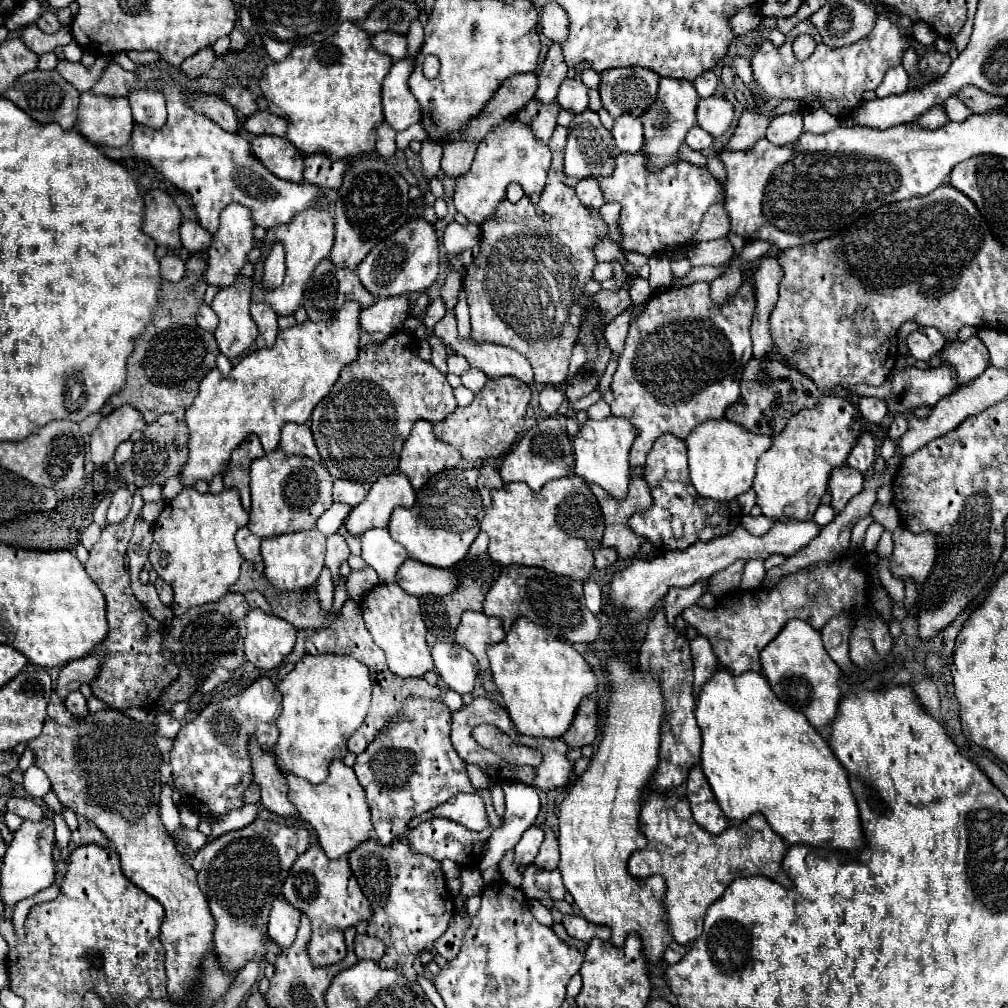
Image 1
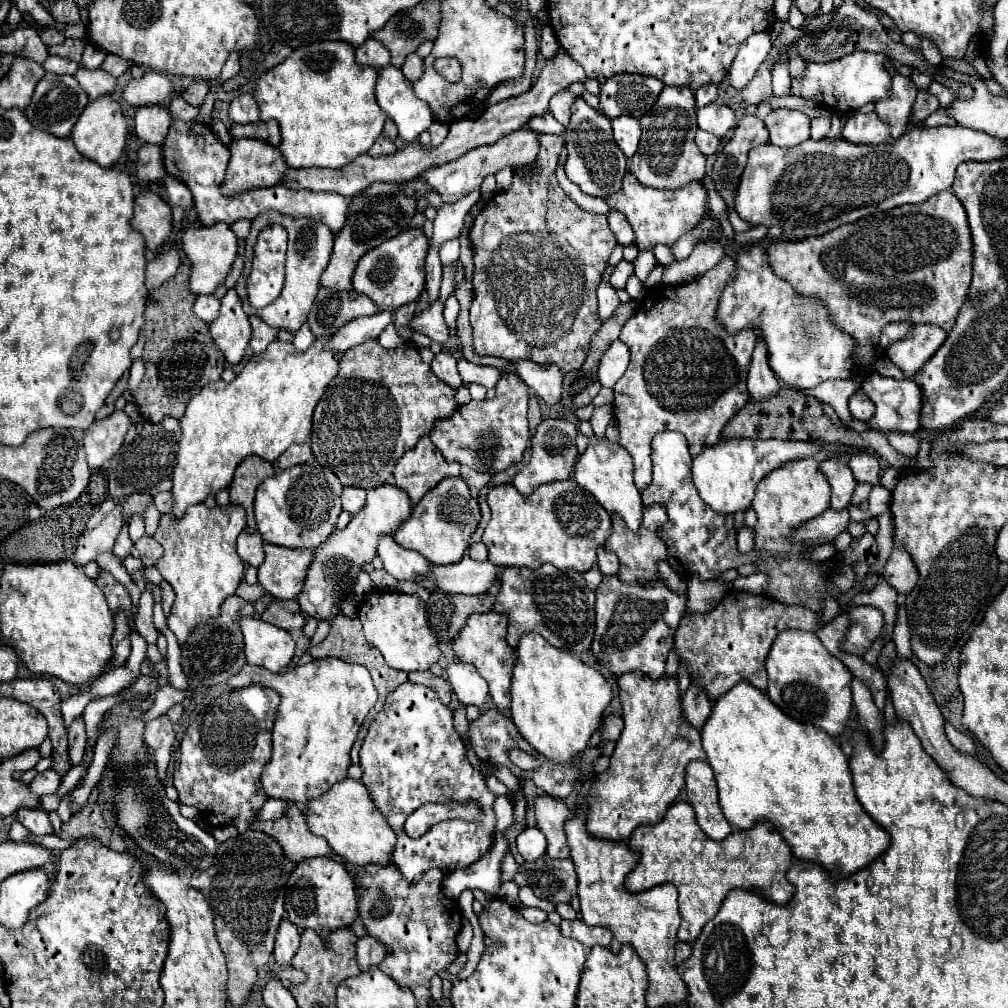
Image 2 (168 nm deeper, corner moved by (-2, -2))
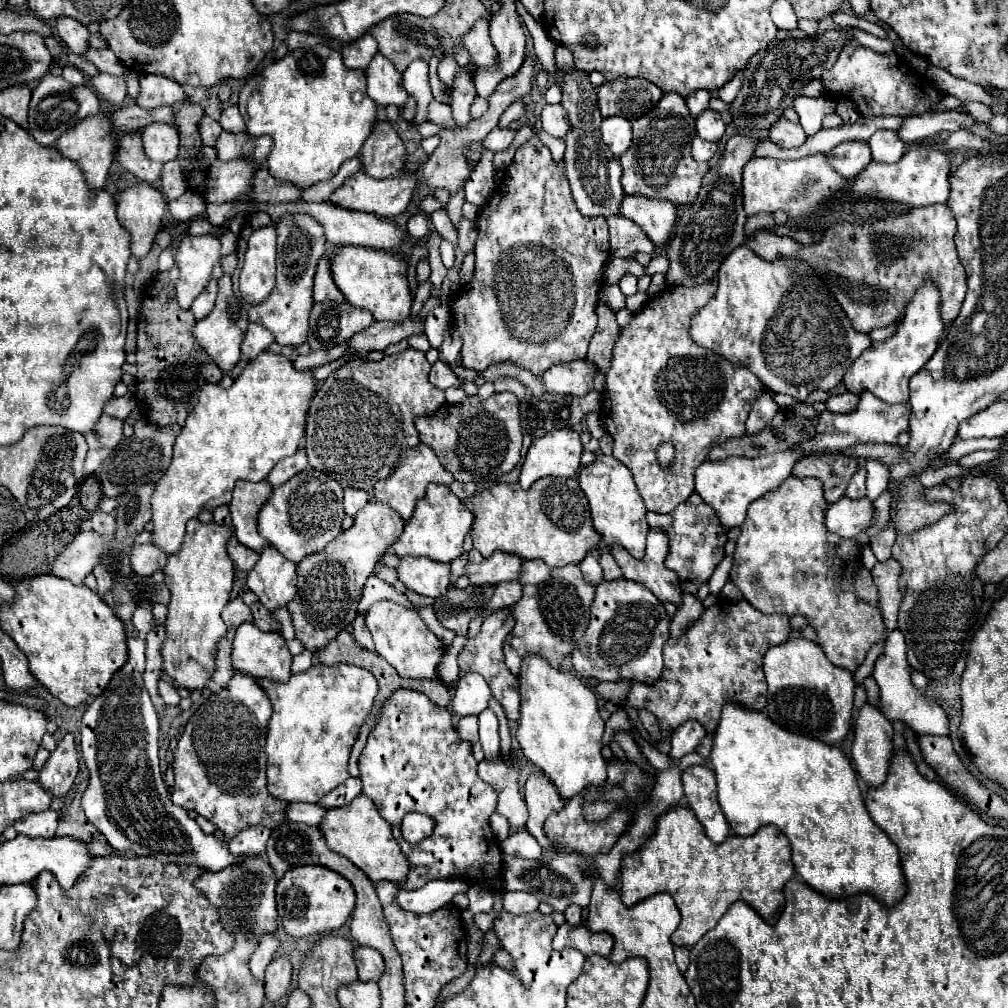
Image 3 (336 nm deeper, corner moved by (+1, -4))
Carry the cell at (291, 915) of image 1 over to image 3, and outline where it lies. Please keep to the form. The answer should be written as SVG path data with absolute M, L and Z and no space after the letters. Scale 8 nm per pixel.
M277 956L265 968L265 996L269 1002L279 1002L287 996L291 986L291 962L289 958Z

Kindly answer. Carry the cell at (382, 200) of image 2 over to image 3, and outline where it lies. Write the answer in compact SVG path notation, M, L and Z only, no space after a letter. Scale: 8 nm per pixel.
M323 256L319 260L317 272L315 272L315 290L313 290L313 300L315 302L343 302L343 294L331 280L331 270L329 270L329 256Z

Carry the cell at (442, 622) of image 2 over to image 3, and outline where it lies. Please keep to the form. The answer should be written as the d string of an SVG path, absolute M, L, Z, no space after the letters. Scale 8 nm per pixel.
M469 586L465 590L449 588L447 596L437 598L433 610L437 612L439 622L453 630L455 634L467 636L467 626L473 618L477 618L489 604L493 596L493 586Z

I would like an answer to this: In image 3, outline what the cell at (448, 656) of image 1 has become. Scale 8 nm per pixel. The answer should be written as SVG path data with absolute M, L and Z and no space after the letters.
M463 674L457 682L451 708L457 716L477 716L487 708L491 698L489 684L479 674Z

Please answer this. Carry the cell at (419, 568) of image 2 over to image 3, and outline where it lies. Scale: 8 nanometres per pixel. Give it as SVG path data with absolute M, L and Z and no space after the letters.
M411 556L401 558L397 572L399 572L399 580L409 590L421 596L431 596L431 598L445 596L451 584L449 564L441 564L429 558L411 558Z

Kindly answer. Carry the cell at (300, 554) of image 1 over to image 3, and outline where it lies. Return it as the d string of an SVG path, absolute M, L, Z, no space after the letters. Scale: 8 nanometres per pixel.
M267 546L255 568L247 572L247 586L269 612L287 606L297 592L295 564Z

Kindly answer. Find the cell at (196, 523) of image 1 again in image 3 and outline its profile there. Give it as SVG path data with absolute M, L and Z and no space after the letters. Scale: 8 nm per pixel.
M199 520L187 522L187 534L179 552L171 554L163 568L165 584L171 590L169 614L165 620L167 638L161 648L163 672L179 686L187 690L203 690L215 670L217 644L225 636L227 628L221 620L221 610L229 602L233 590L235 568L227 556L225 544L231 538L233 528L219 526L215 522L201 524Z

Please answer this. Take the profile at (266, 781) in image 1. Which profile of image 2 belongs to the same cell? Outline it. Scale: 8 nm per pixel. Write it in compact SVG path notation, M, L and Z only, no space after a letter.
M288 800L288 808L282 818L264 824L254 824L252 830L262 830L282 842L282 850L292 862L302 862L312 856L334 856L326 846L326 840L312 834L304 822L304 814L296 802Z

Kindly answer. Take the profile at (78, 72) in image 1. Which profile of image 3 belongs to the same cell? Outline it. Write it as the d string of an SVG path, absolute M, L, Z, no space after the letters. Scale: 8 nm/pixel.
M97 74L95 78L91 78L91 86L99 96L103 96L105 100L109 100L115 106L119 106L123 102L123 98L127 96L127 82L123 76Z

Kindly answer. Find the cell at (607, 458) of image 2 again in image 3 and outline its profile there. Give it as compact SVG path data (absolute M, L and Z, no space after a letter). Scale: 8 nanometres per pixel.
M601 456L591 466L581 468L579 486L589 500L593 528L601 534L597 550L611 550L611 546L621 546L631 556L641 560L645 556L645 536L649 532L649 526L645 520L647 508L635 486L631 470L619 464L613 456Z

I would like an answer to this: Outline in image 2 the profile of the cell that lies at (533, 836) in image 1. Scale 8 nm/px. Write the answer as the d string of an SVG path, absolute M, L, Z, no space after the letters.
M524 828L516 838L516 848L524 860L538 860L546 852L546 838L538 828Z

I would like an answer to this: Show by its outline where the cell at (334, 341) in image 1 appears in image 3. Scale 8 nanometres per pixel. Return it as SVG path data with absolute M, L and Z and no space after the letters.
M267 350L243 368L231 388L205 384L201 388L197 406L189 414L181 434L175 440L171 466L165 470L163 480L159 480L151 496L153 544L165 554L175 554L183 544L185 524L191 518L197 518L201 510L215 510L217 506L229 504L237 480L261 482L281 458L293 456L299 448L299 440L305 434L305 418L313 394L315 378L309 370L299 372L293 368L293 364L289 364L289 358Z

